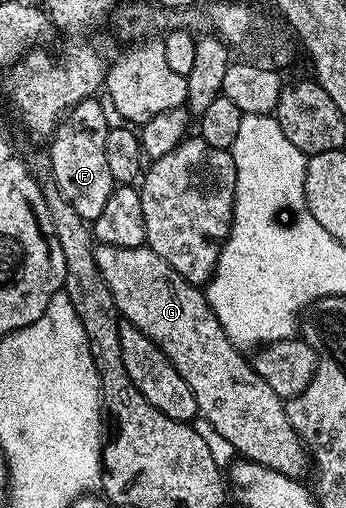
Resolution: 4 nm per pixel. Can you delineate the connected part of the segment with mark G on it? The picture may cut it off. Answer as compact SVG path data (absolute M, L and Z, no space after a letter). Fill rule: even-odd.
M96 243L95 257L113 294L113 302L120 317L137 326L137 330L148 336L163 351L165 358L173 362L177 374L181 374L189 390L193 390L193 398L199 407L198 415L204 416L211 423L210 431L225 438L240 457L269 466L286 476L302 477L303 467L307 464L308 449L289 422L284 401L259 377L248 357L246 360L239 353L242 351L232 344L225 330L217 322L206 295L196 285L181 278L181 274L170 268L152 248L122 248Z

